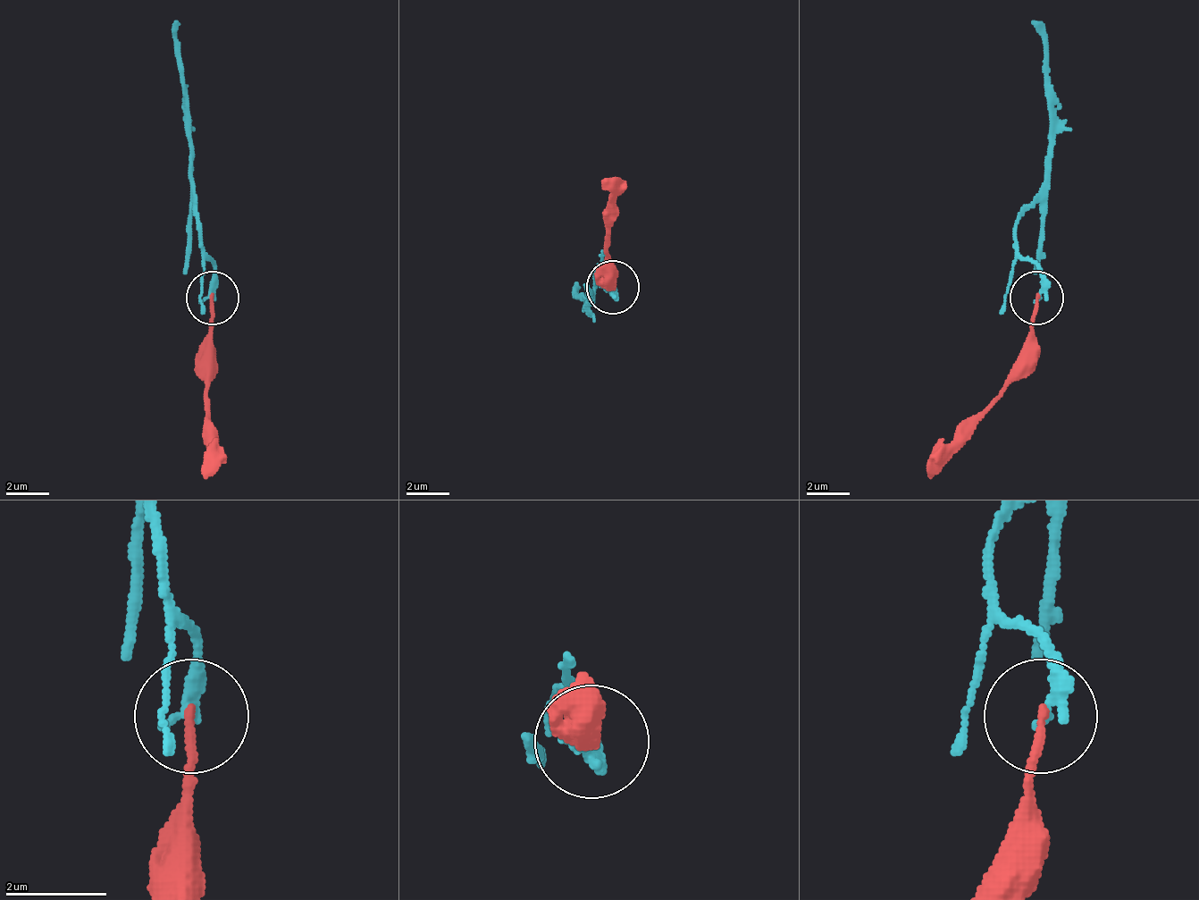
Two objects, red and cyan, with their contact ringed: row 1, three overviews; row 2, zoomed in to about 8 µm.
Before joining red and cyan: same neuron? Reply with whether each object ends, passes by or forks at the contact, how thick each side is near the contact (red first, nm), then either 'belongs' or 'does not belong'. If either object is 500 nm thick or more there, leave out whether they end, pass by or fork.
red ends; cyan ends; calibres 170 and 280 nm; does not belong

